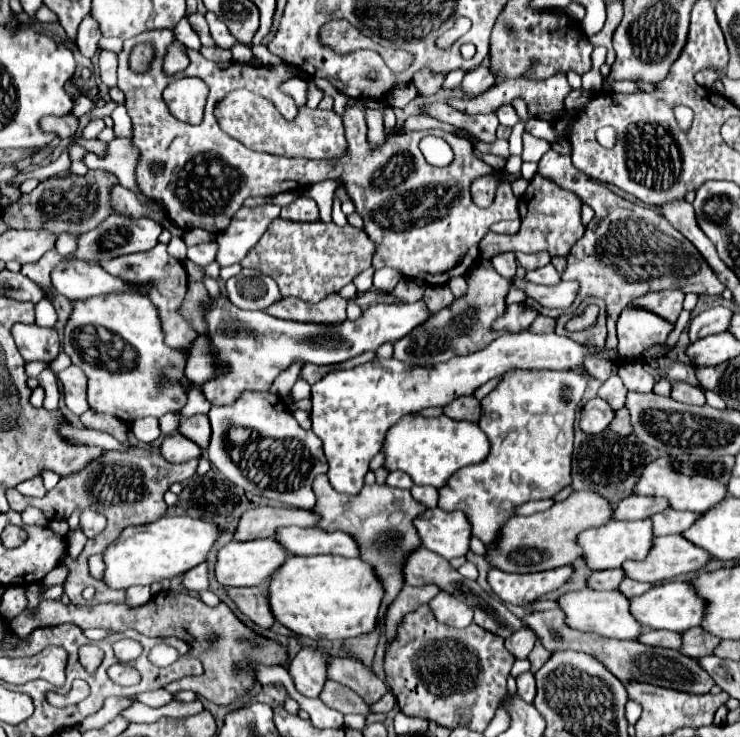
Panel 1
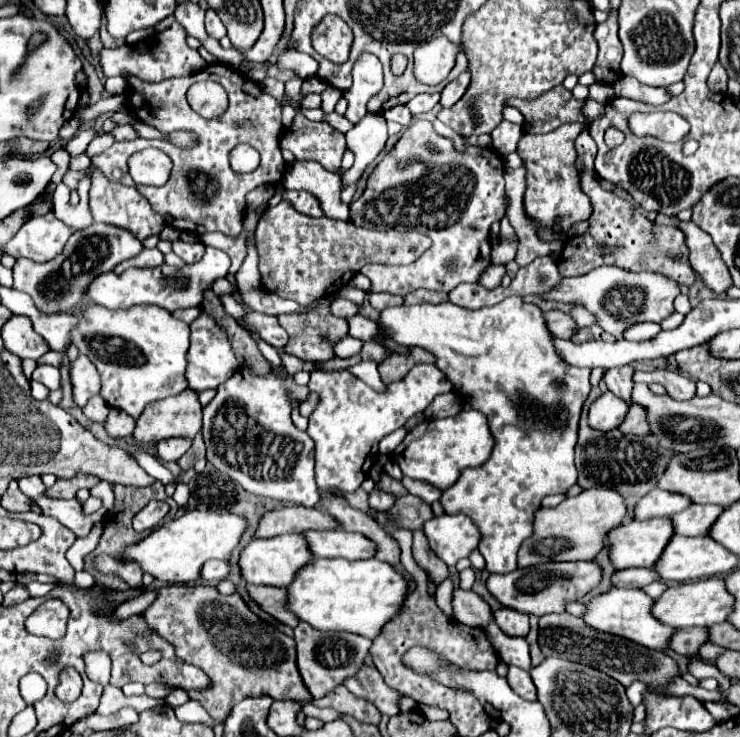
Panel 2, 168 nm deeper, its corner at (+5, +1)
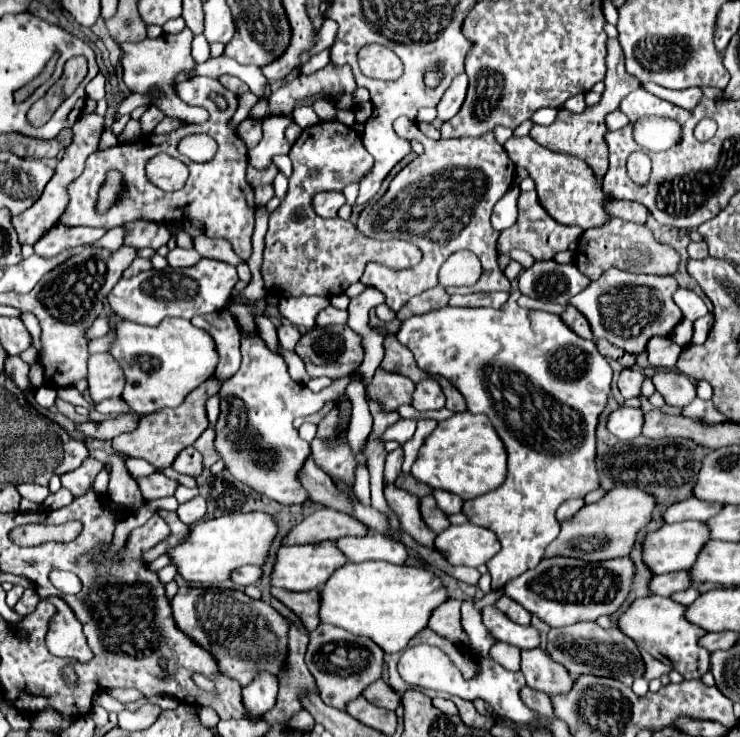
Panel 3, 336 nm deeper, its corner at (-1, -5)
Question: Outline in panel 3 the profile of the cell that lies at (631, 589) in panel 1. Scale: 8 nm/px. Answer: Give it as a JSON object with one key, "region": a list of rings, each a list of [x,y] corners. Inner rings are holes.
{"region":[[[688,588],[688,590],[684,590],[684,592],[678,592],[678,594],[674,594],[674,596],[670,596],[674,602],[680,602],[680,604],[692,604],[696,598],[698,598],[698,590],[694,590],[694,588]]]}

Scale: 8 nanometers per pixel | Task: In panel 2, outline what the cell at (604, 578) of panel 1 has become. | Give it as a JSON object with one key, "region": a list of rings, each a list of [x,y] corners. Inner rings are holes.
{"region":[[[628,568],[614,574],[614,584],[620,588],[644,588],[656,580],[660,578],[658,572],[652,568]]]}

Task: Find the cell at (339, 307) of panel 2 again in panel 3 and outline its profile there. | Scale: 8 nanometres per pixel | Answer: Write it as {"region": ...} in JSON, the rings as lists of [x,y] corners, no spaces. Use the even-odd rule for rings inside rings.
{"region":[[[334,306],[324,308],[318,316],[316,316],[316,326],[328,326],[328,324],[346,324],[348,320],[348,312],[346,310],[338,310]]]}

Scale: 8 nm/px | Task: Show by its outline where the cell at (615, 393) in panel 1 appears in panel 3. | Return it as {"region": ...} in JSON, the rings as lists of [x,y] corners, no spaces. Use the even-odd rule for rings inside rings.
{"region":[[[626,368],[618,376],[618,388],[624,398],[634,398],[640,396],[640,386],[642,386],[642,372],[634,368]]]}

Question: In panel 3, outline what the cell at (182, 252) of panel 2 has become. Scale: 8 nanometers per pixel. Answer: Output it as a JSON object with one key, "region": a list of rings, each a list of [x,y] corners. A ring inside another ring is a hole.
{"region":[[[174,248],[168,252],[166,258],[168,258],[170,266],[196,266],[196,262],[202,260],[202,256],[194,248],[190,248],[190,250]]]}

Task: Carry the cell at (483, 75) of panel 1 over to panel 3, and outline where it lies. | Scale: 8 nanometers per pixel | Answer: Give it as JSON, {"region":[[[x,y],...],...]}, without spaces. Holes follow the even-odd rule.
{"region":[[[466,74],[456,76],[454,82],[452,82],[452,86],[444,92],[440,104],[436,106],[440,120],[446,122],[446,120],[450,120],[460,110],[464,98],[466,98],[466,88],[468,88],[468,76]]]}

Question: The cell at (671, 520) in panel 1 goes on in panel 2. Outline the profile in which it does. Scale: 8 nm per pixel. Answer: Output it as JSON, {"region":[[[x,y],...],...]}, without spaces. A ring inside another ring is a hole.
{"region":[[[692,504],[686,512],[672,518],[674,528],[678,528],[682,536],[706,536],[722,510],[724,508],[718,504]]]}

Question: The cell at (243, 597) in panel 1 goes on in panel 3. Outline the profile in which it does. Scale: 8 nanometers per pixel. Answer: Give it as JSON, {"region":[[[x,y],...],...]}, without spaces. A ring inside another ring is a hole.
{"region":[[[272,588],[270,594],[278,598],[286,608],[290,608],[304,624],[308,632],[312,632],[318,624],[318,606],[320,606],[320,592],[310,590],[310,592],[288,592],[282,588]]]}

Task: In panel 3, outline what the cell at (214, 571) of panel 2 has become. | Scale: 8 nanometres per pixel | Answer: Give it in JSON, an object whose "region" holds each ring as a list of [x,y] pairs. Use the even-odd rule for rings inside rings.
{"region":[[[242,566],[232,572],[232,582],[236,586],[250,586],[260,578],[260,566]]]}

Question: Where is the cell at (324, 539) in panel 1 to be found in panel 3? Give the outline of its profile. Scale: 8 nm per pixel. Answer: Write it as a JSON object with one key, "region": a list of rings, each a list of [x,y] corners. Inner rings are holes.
{"region":[[[378,532],[366,534],[362,538],[340,538],[336,542],[348,562],[366,562],[366,560],[384,560],[390,564],[404,564],[408,558],[406,546],[398,540],[386,538]]]}

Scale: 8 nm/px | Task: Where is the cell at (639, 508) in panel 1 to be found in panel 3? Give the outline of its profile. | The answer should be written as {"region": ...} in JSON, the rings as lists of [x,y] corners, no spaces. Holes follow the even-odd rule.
{"region":[[[688,498],[684,502],[676,502],[672,506],[668,506],[668,510],[664,512],[664,522],[684,522],[684,520],[698,520],[698,522],[706,522],[708,518],[716,516],[718,510],[722,508],[722,504],[714,504],[714,502],[704,502],[698,498]]]}

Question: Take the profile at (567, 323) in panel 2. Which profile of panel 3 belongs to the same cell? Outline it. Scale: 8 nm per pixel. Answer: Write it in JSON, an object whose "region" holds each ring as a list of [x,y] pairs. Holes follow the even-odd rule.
{"region":[[[566,306],[566,310],[562,312],[560,318],[562,318],[564,324],[566,324],[572,332],[576,332],[580,338],[586,338],[586,340],[592,340],[592,338],[594,338],[588,320],[586,320],[578,310],[574,310],[572,306]]]}

